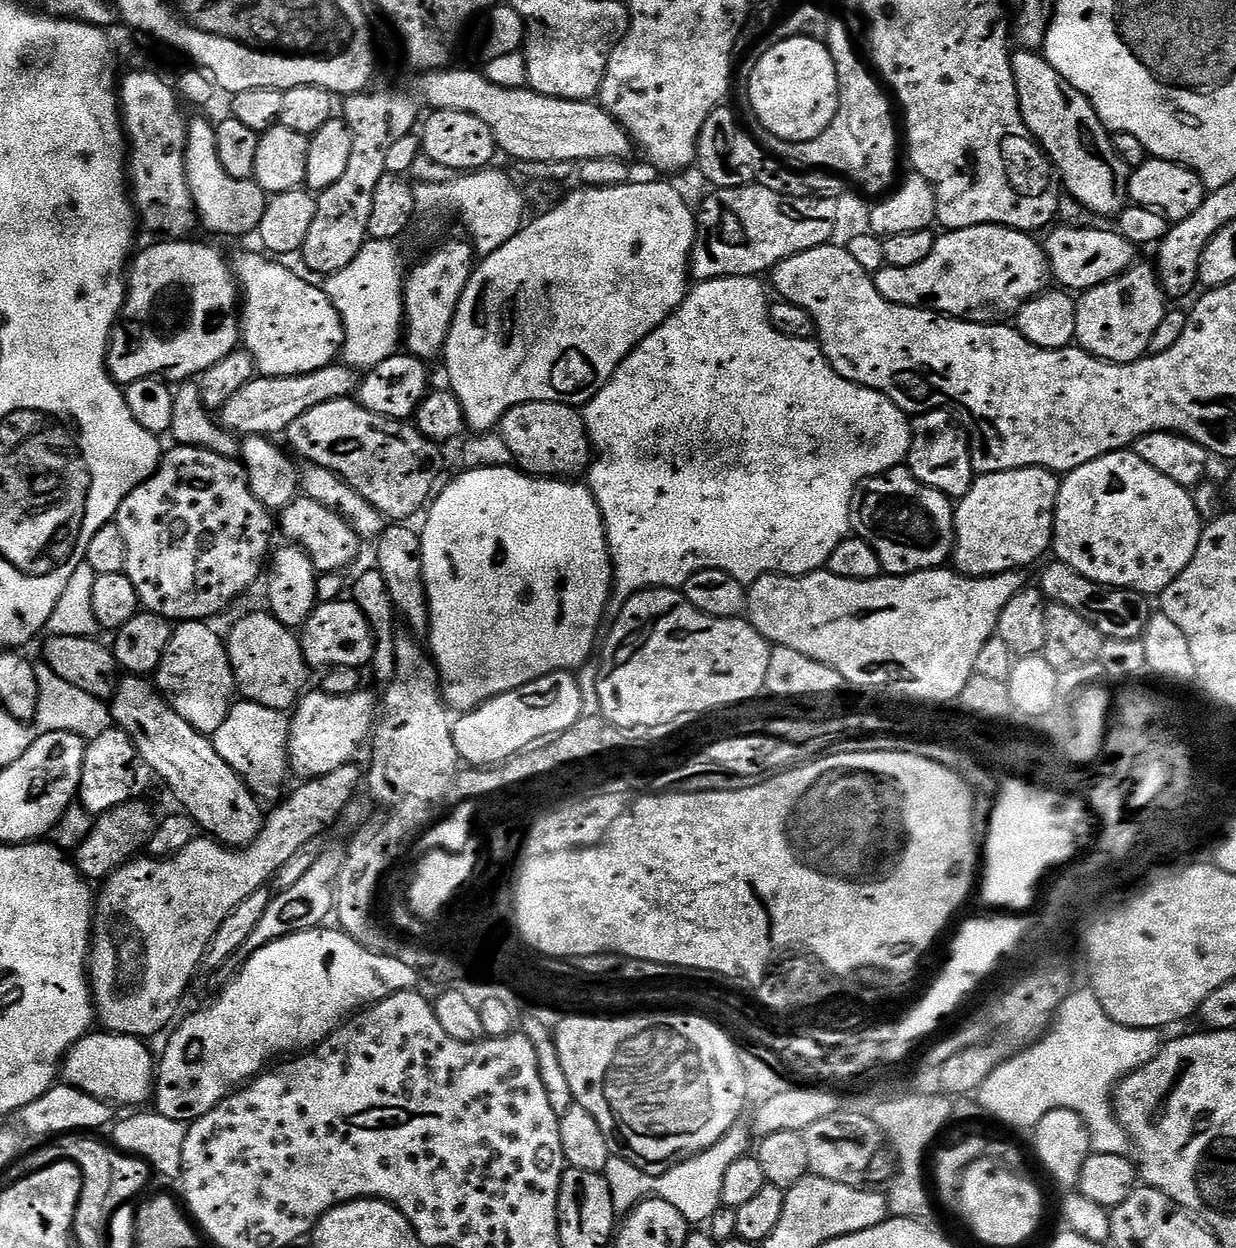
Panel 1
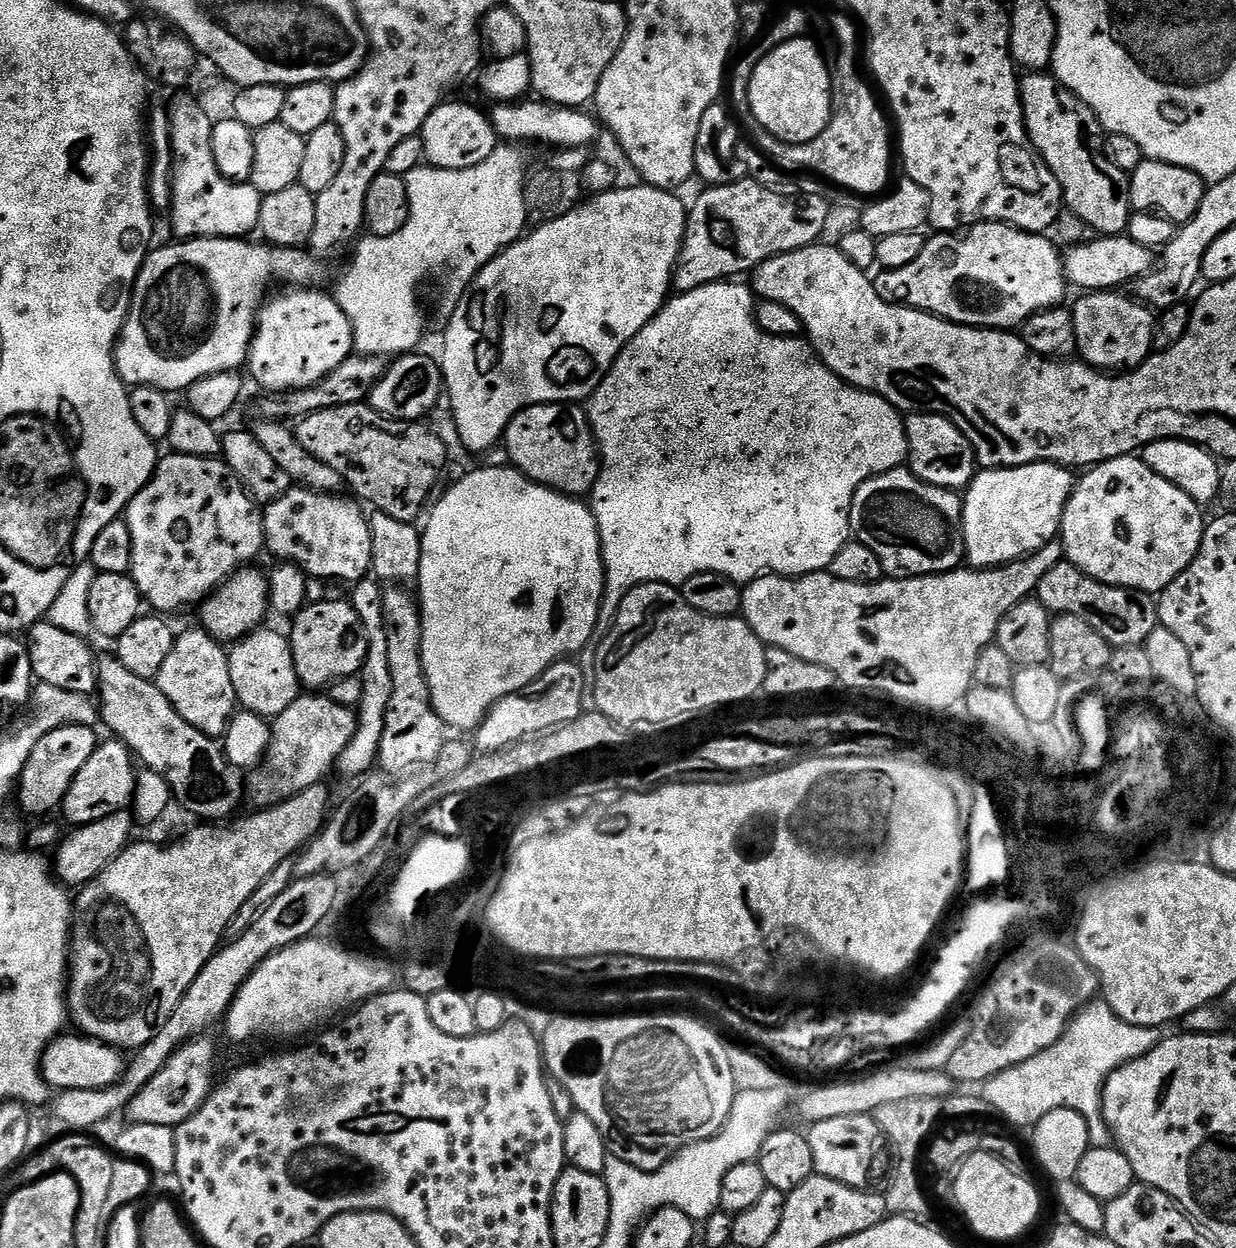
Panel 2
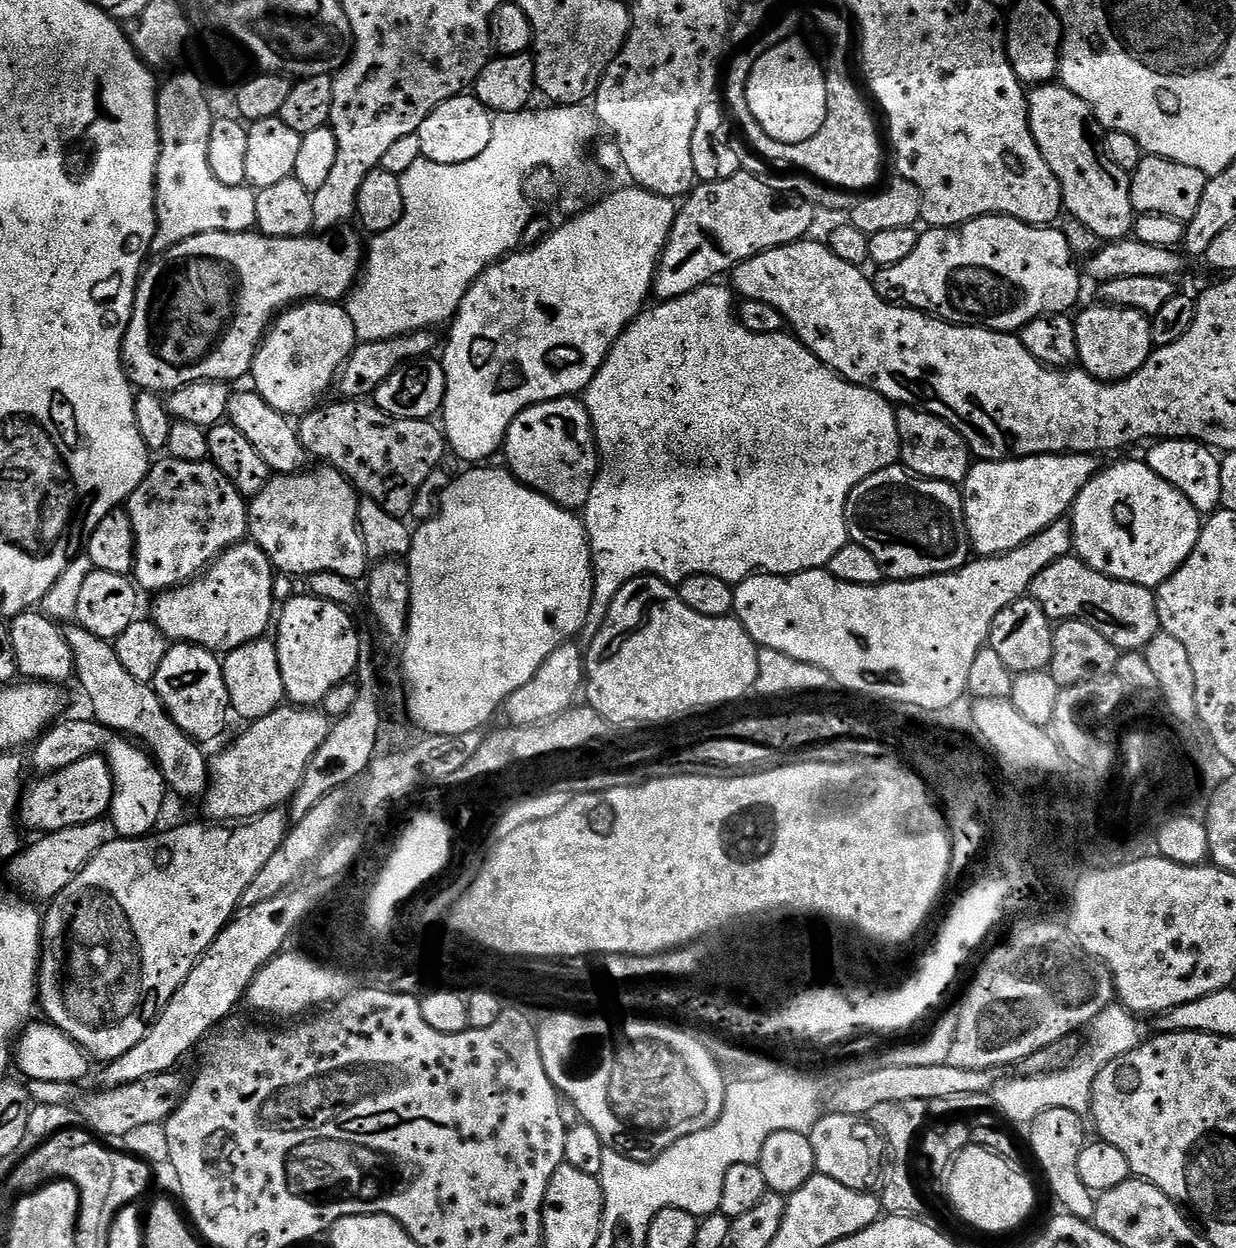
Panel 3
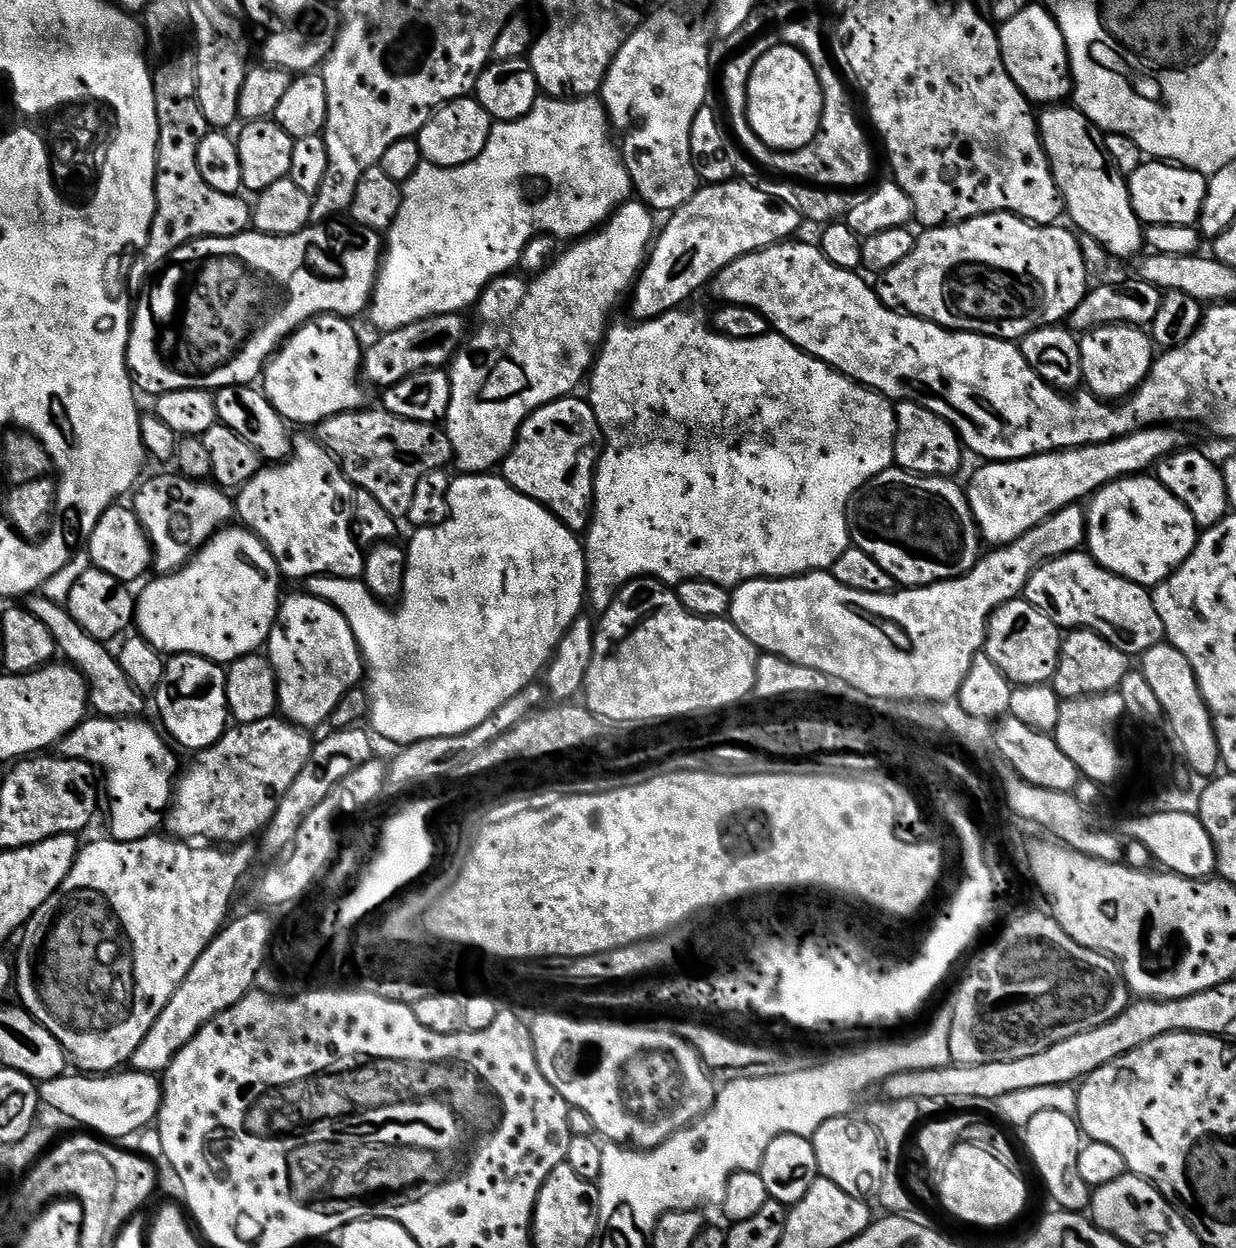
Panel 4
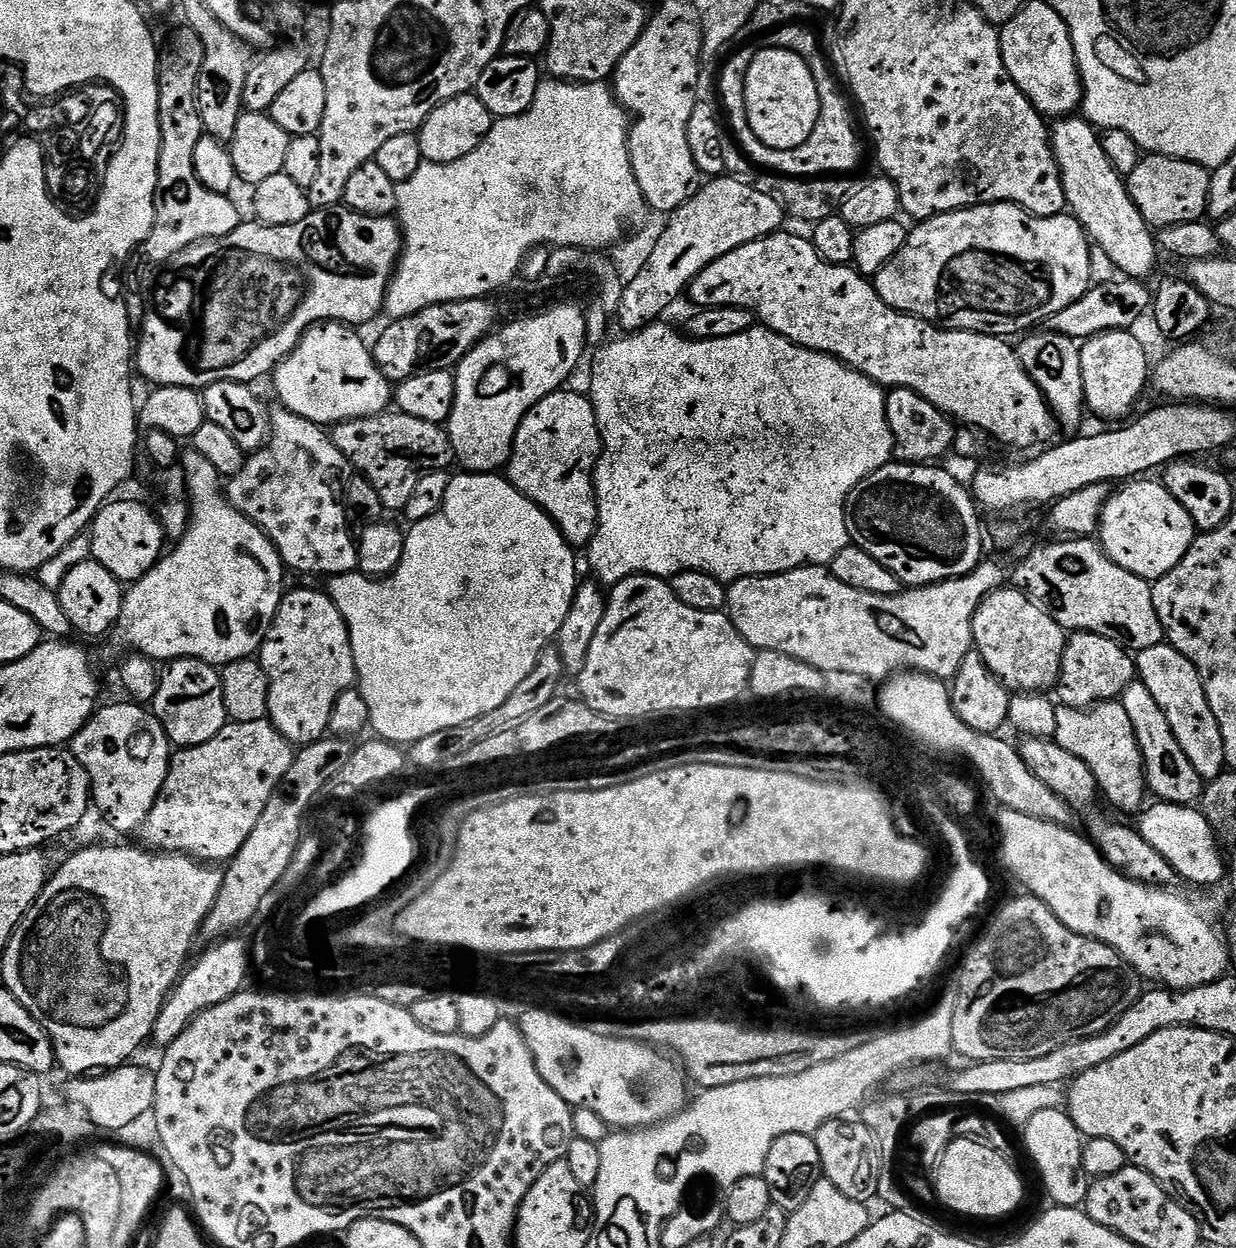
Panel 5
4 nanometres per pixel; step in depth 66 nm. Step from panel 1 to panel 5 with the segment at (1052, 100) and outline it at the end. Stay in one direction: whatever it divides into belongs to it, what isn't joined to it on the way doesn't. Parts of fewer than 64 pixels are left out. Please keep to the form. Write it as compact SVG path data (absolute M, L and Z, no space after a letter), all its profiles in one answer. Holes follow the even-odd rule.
M1076 114L1057 119L1051 125L1052 153L1060 167L1067 211L1082 225L1089 241L1106 250L1117 273L1133 280L1147 281L1156 268L1158 240L1138 206L1134 206L1125 177L1110 166L1110 158L1106 158L1106 150L1102 150L1100 137L1101 133L1093 125Z

